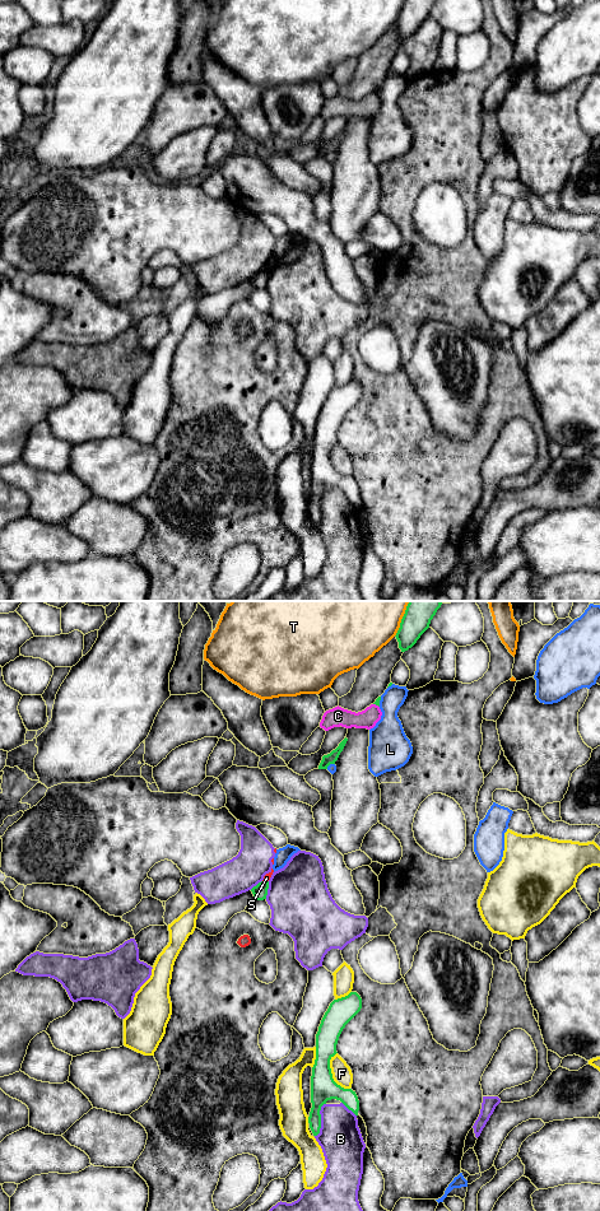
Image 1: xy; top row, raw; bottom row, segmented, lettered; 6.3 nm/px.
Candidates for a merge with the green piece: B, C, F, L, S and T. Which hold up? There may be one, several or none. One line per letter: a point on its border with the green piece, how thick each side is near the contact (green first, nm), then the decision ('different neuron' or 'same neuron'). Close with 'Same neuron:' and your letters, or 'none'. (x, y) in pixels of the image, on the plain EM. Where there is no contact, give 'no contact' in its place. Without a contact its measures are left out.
B: xy (320, 508) | 160/260 nm | different neuron
C: xy (376, 93) | 30/120 nm | different neuron
F: xy (331, 462) | 160/130 nm | different neuron
L: xy (378, 91) | 30/240 nm | different neuron
S: xy (265, 270) | 90/50 nm | different neuron
T: xy (400, 13) | 160/280 nm | different neuron
Same neuron: none

